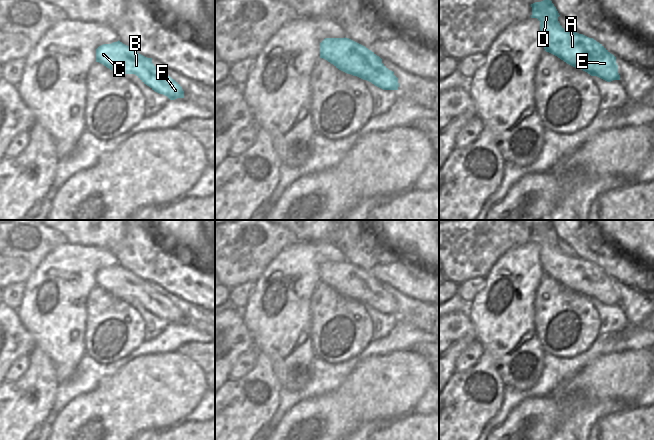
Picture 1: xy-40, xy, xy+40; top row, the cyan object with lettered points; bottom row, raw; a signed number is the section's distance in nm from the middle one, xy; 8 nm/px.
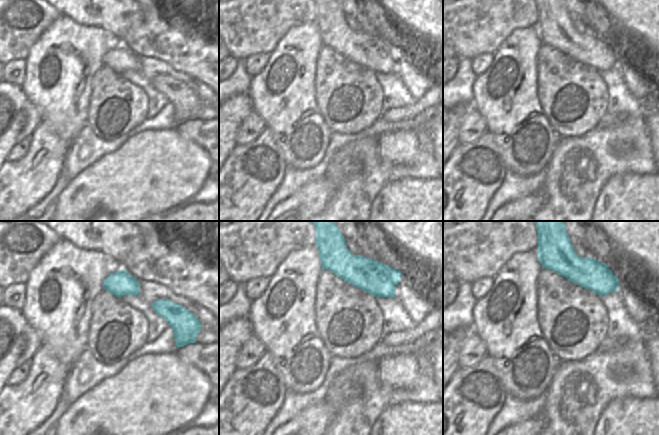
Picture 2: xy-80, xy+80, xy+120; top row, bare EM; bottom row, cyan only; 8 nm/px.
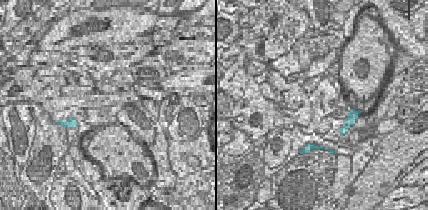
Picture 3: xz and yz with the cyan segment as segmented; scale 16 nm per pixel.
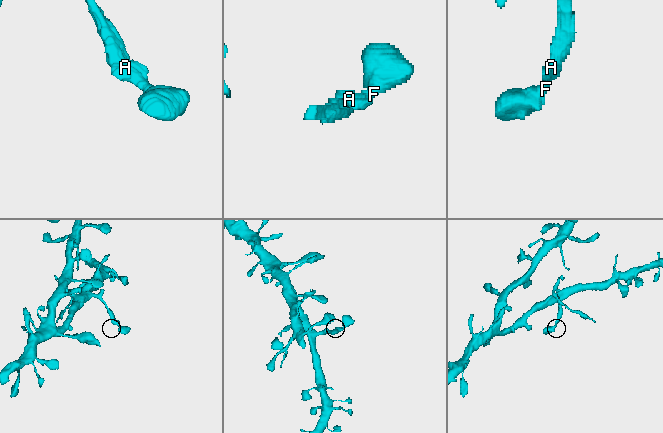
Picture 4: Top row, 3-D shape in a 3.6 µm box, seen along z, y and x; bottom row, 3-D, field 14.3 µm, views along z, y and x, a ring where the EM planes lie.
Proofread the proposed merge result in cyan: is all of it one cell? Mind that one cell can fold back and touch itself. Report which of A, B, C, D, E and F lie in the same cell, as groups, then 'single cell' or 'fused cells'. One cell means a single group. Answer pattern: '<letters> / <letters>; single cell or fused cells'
A B C D E F; single cell

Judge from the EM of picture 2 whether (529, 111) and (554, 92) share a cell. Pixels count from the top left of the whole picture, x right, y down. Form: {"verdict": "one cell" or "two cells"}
{"verdict": "two cells"}

